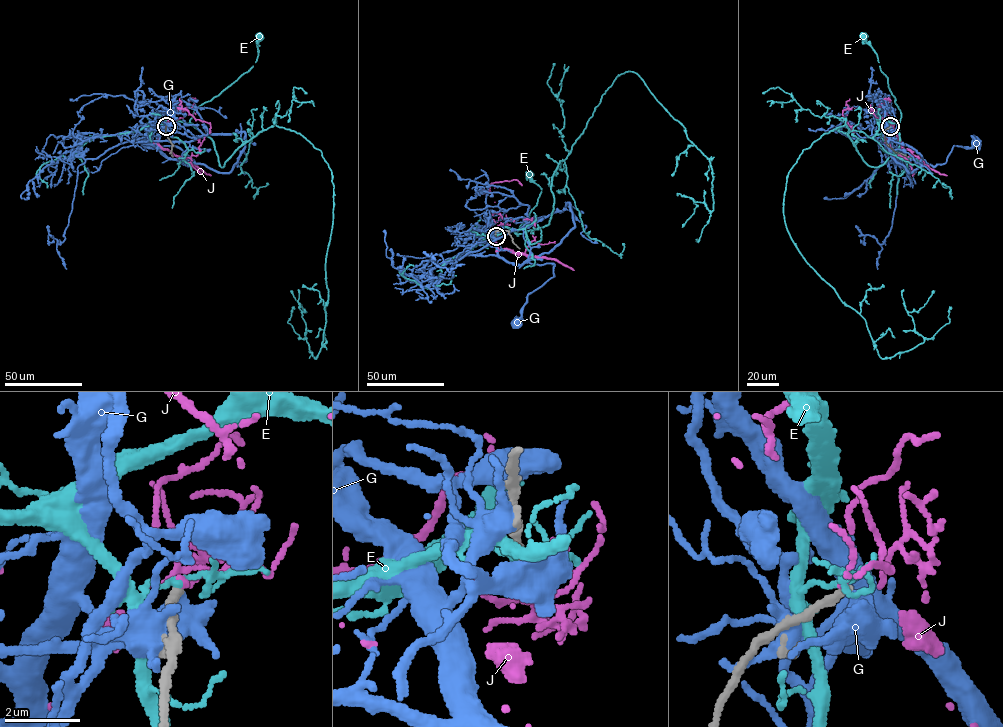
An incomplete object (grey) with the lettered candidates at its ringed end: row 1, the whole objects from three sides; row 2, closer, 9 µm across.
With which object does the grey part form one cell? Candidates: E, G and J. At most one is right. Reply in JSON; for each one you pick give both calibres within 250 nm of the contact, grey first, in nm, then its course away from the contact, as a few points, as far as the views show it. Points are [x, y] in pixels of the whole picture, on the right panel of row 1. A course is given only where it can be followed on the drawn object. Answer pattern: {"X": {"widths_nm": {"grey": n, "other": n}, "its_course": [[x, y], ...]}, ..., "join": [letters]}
{"join": []}

